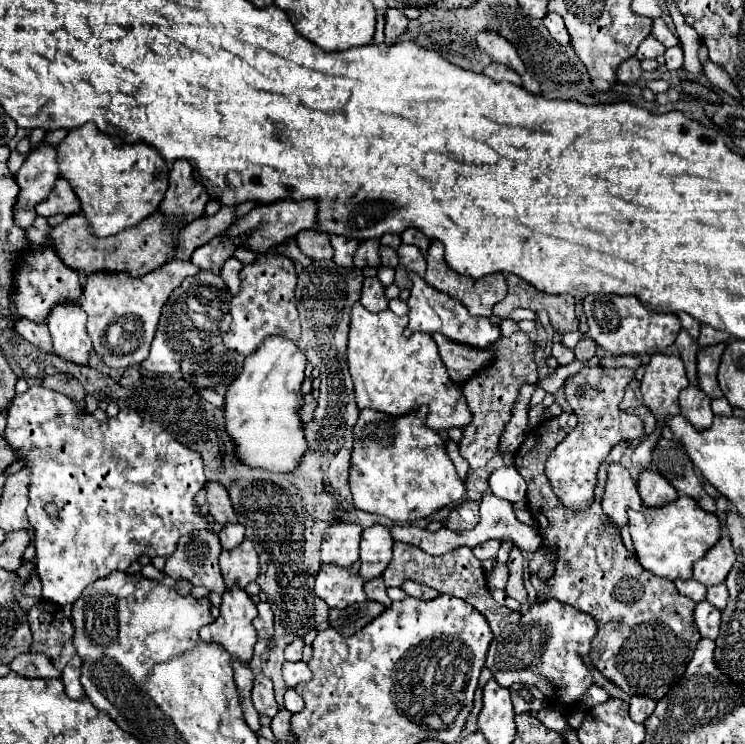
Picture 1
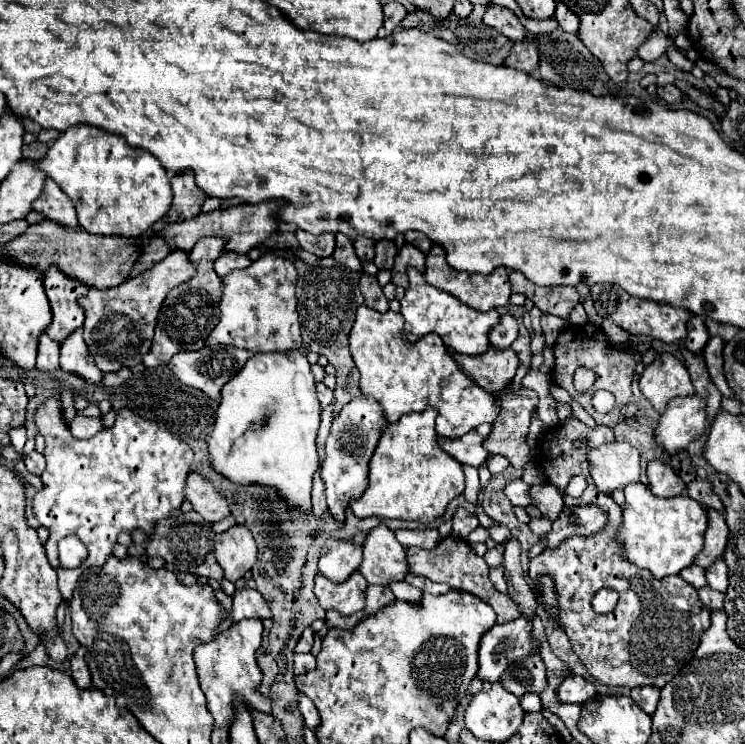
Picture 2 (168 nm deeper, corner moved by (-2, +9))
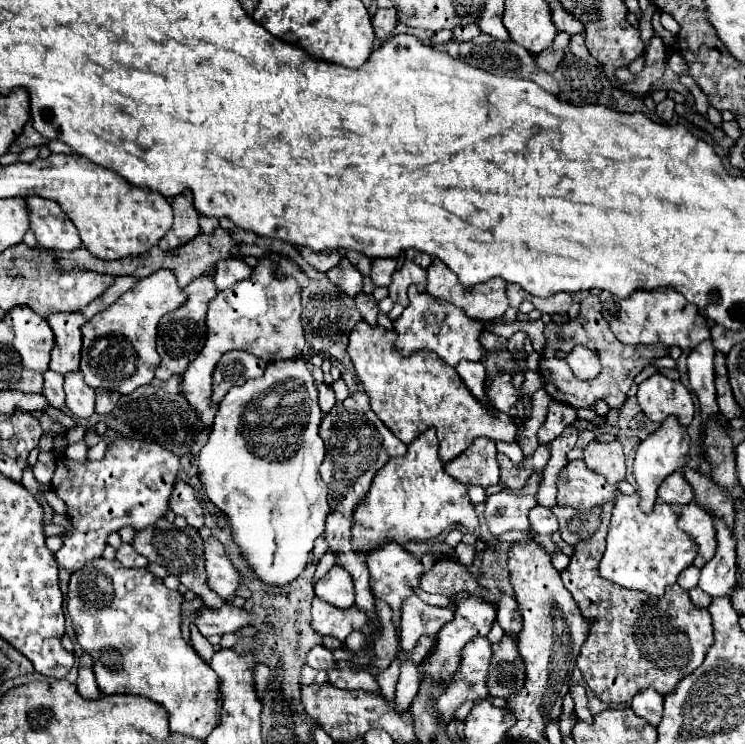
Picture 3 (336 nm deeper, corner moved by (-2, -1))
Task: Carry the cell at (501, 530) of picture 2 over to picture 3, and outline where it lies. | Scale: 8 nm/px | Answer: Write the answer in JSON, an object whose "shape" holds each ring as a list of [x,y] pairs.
{"shape":[[[502,595],[498,601],[498,625],[504,629],[504,635],[516,639],[522,629],[522,617],[518,615],[518,603],[510,595]]]}

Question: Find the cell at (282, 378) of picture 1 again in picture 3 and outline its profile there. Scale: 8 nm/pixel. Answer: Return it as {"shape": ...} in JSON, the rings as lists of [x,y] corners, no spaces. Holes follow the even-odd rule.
{"shape":[[[288,359],[288,361],[278,361],[278,363],[268,363],[266,371],[262,377],[258,379],[252,379],[252,381],[246,381],[244,385],[240,387],[234,387],[226,393],[226,397],[222,399],[220,403],[220,409],[218,409],[218,415],[214,419],[214,425],[210,429],[210,435],[208,435],[208,443],[202,447],[200,451],[200,457],[198,457],[198,477],[200,477],[200,483],[202,483],[202,491],[206,495],[206,499],[210,503],[214,503],[224,515],[228,515],[230,519],[230,531],[232,531],[232,539],[234,543],[240,547],[240,555],[246,559],[250,571],[254,573],[256,579],[268,583],[268,585],[276,585],[276,587],[284,587],[284,585],[290,585],[302,571],[304,567],[308,565],[308,557],[314,549],[314,541],[324,533],[324,523],[326,523],[326,517],[330,513],[330,507],[328,507],[328,501],[326,501],[326,495],[328,495],[328,487],[326,483],[322,481],[320,477],[320,465],[324,461],[324,455],[326,455],[326,447],[318,435],[318,429],[320,429],[320,423],[322,423],[322,411],[318,407],[318,389],[316,389],[316,383],[314,383],[314,377],[312,373],[308,371],[304,359]],[[254,447],[290,447],[292,455],[290,459],[274,459],[272,453],[260,453],[260,451],[278,451],[278,449],[254,449]]]}

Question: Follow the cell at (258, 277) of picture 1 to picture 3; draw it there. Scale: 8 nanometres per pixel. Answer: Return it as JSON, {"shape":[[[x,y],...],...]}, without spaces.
{"shape":[[[260,257],[252,275],[234,287],[216,295],[206,315],[206,343],[198,357],[188,363],[182,373],[180,393],[202,419],[202,427],[212,427],[218,413],[218,403],[212,401],[212,373],[226,351],[240,349],[258,355],[266,363],[296,359],[304,351],[302,327],[302,289],[294,277],[278,277],[278,263],[270,257]]]}

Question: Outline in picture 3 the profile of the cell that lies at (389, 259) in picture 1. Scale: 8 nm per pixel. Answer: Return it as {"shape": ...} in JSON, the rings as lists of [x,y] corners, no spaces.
{"shape":[[[372,259],[370,279],[374,287],[388,287],[394,271],[396,271],[396,259]]]}

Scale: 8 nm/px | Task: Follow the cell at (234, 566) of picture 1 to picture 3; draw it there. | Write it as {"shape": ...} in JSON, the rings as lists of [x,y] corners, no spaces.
{"shape":[[[216,537],[204,539],[204,557],[206,557],[206,577],[208,587],[222,599],[234,597],[236,587],[240,585],[240,575],[232,567],[230,559],[224,553],[224,545]]]}

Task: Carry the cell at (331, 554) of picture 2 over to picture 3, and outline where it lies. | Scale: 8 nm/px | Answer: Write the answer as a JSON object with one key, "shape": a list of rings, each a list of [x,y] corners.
{"shape":[[[334,565],[326,577],[314,585],[314,593],[318,599],[340,609],[350,609],[354,605],[354,581],[350,579],[350,573],[342,571],[338,565]]]}

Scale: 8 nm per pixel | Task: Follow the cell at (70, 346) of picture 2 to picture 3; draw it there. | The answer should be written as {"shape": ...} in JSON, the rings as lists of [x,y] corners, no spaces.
{"shape":[[[80,371],[64,377],[64,391],[66,391],[66,407],[74,417],[88,419],[94,415],[94,389],[86,387]]]}

